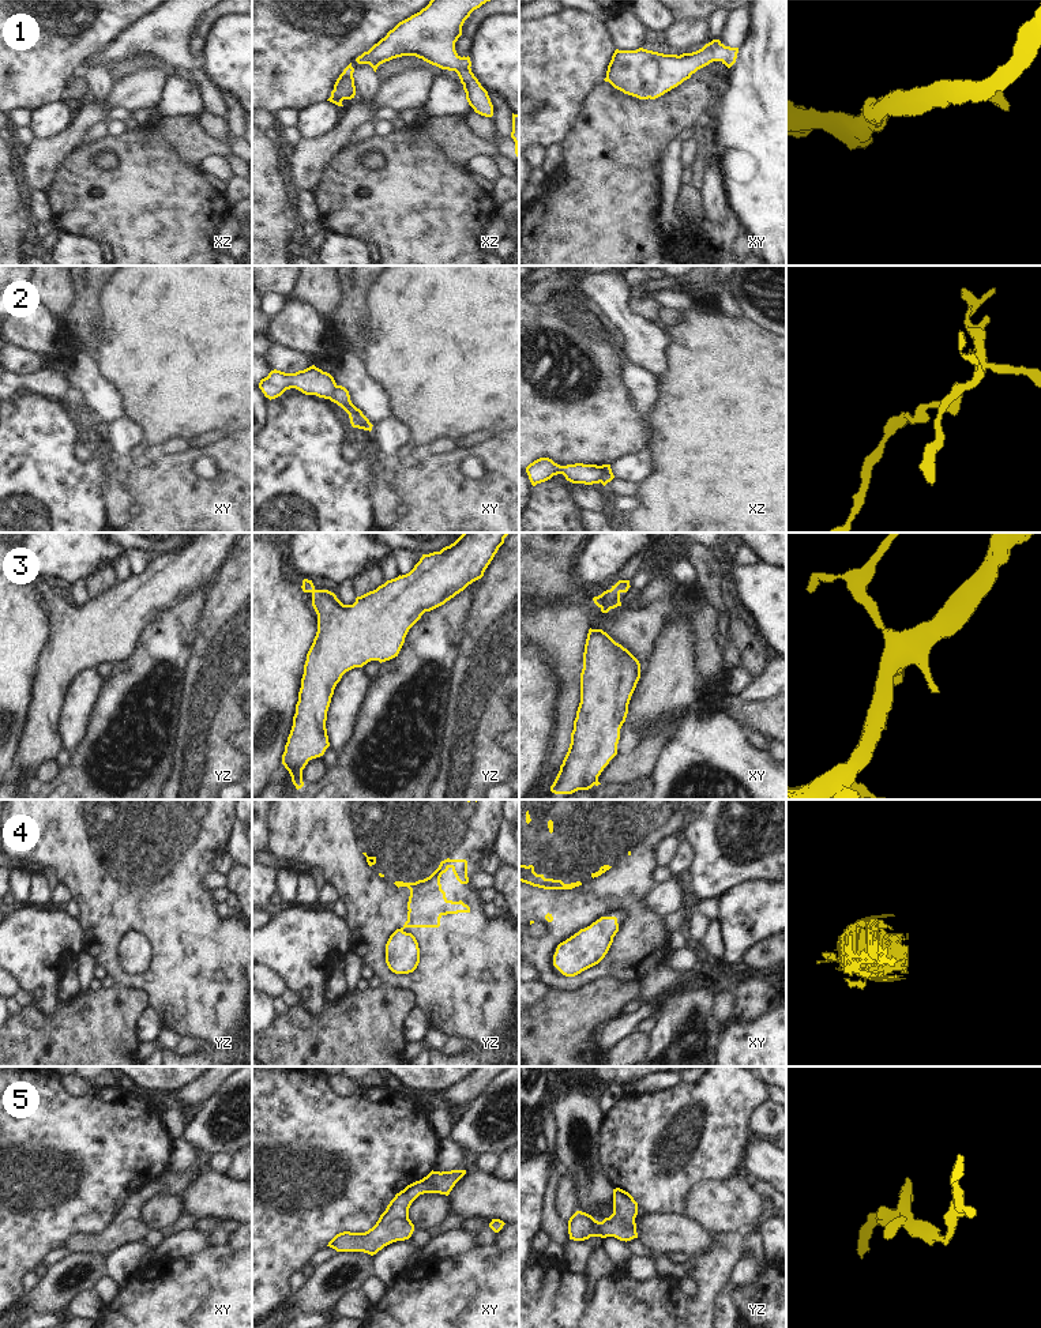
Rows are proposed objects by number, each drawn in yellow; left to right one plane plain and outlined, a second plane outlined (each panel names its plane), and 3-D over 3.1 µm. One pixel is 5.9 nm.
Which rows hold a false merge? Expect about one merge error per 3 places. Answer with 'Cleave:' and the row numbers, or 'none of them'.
Cleave: 2, 4

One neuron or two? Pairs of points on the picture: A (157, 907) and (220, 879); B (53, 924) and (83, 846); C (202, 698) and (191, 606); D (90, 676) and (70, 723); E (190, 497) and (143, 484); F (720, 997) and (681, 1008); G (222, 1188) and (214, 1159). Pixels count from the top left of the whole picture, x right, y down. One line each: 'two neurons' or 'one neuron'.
A: two neurons
B: two neurons
C: two neurons
D: one neuron
E: one neuron
F: two neurons
G: two neurons

